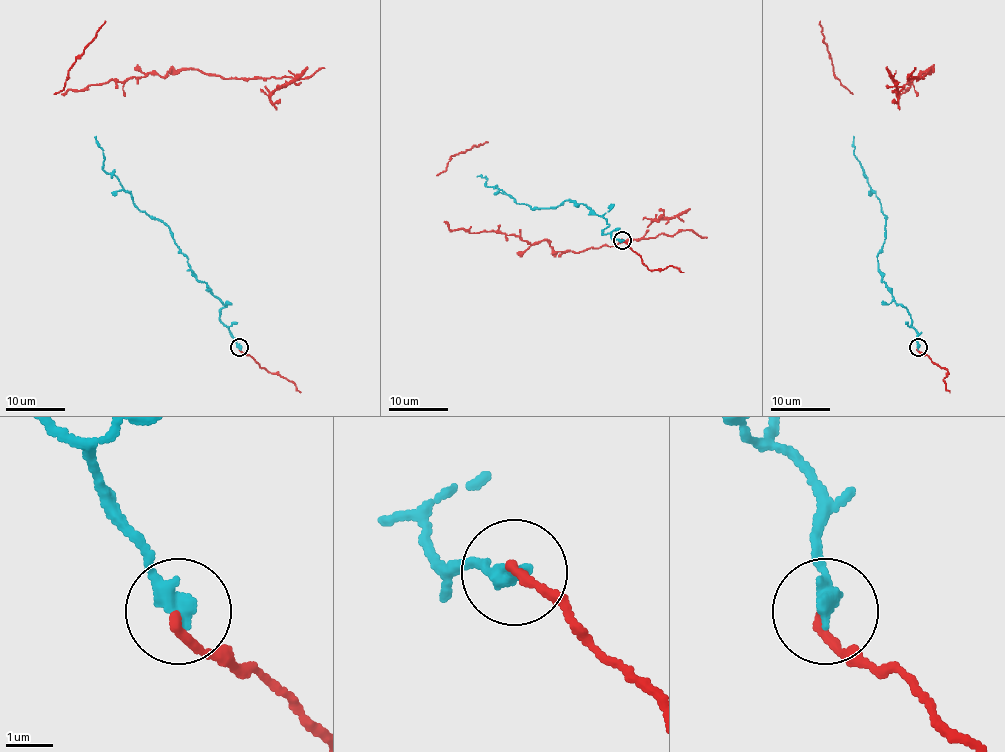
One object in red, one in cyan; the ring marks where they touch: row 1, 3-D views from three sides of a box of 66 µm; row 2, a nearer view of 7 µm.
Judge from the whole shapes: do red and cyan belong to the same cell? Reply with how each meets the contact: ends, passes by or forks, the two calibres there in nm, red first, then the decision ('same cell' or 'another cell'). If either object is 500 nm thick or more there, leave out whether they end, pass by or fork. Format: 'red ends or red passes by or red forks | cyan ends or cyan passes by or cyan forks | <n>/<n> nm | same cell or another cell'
red ends | cyan ends | 200/400 nm | same cell

